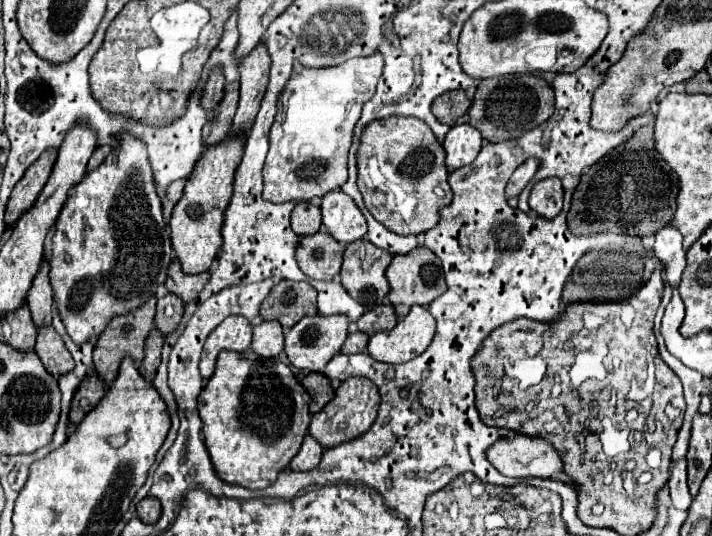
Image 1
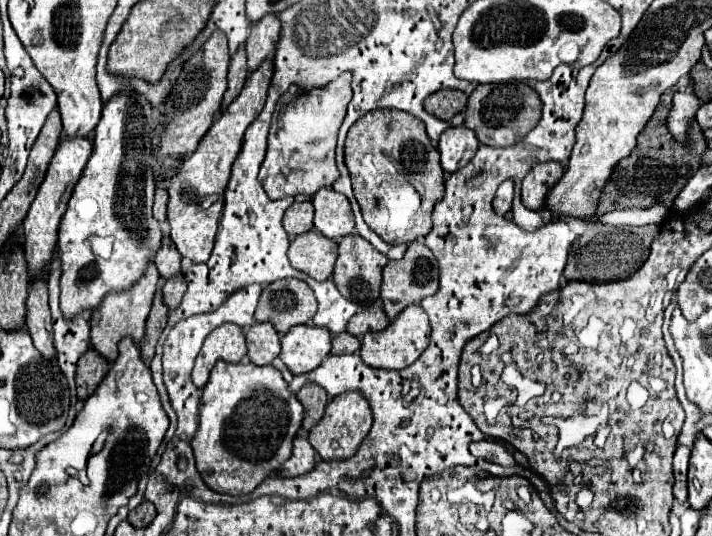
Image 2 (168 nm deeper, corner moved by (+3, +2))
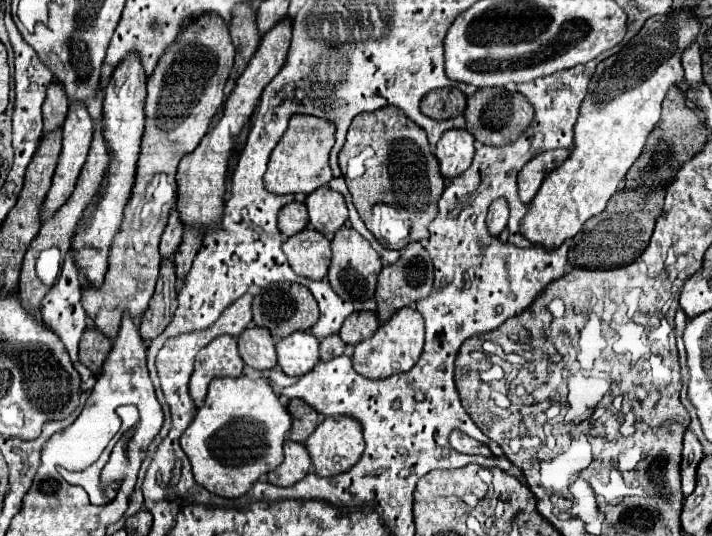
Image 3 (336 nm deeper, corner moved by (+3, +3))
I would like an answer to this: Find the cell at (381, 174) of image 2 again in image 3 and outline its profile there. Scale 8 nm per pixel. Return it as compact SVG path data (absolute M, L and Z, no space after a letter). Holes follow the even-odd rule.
M385 106L377 112L355 116L347 132L345 146L339 152L339 166L347 180L349 192L353 196L353 204L361 220L365 222L365 226L377 238L379 244L391 250L401 250L409 242L421 242L429 238L427 226L437 216L437 202L441 198L445 184L443 184L443 176L439 174L437 158L427 144L425 132L417 124L413 124L409 118L405 118L399 108Z

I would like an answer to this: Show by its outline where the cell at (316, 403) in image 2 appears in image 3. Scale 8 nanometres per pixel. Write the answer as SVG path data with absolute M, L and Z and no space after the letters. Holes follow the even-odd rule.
M291 400L287 410L289 410L291 418L293 418L291 430L289 430L289 438L293 442L303 444L311 436L311 432L317 428L319 414L313 408L309 408L303 400Z

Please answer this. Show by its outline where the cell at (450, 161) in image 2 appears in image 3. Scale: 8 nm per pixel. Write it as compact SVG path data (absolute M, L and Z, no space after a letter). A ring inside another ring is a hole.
M447 130L435 146L439 160L439 172L443 178L457 178L463 174L473 160L475 138L467 130Z

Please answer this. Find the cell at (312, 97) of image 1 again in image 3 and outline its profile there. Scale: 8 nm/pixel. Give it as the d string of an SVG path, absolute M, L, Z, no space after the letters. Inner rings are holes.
M291 116L289 128L281 142L273 148L265 172L265 188L273 194L311 194L313 190L329 184L333 178L329 168L329 150L335 144L335 128L331 122L315 116Z

